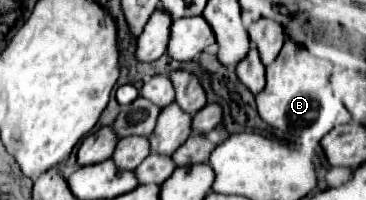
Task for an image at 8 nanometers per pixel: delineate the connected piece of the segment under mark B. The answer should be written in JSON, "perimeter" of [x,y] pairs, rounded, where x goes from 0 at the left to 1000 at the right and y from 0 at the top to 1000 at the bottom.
{"perimeter":[[[781,200],[765,280],[727,340],[721,460],[699,480],[710,590],[760,660],[787,670],[787,690],[836,760],[863,760],[880,680],[913,630],[956,610],[951,550],[934,540],[929,500],[896,450],[902,350],[907,320],[896,300],[874,300],[798,200]]]}

